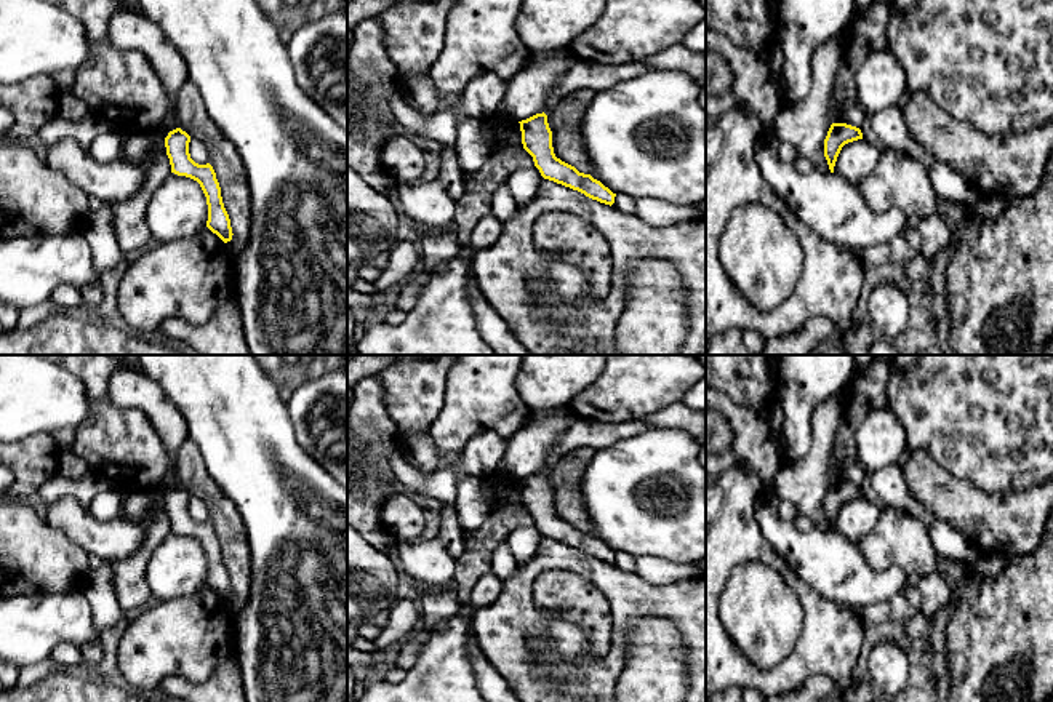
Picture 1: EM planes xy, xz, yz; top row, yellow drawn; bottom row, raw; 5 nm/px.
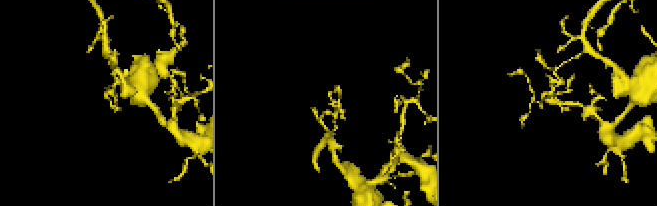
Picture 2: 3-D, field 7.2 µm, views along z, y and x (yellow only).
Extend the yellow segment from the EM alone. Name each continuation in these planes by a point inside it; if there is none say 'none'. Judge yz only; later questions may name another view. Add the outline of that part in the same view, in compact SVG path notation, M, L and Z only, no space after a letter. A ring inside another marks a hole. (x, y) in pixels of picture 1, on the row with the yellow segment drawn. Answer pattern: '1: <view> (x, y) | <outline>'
none

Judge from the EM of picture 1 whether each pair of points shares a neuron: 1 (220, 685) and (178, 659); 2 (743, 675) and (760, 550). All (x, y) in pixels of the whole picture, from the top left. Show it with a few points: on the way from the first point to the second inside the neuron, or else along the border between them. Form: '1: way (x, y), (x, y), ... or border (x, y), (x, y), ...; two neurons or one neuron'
1: border (232, 654), (204, 682), (191, 683), (170, 677); two neurons
2: way (784, 674), (813, 645), (813, 603), (802, 589); one neuron

